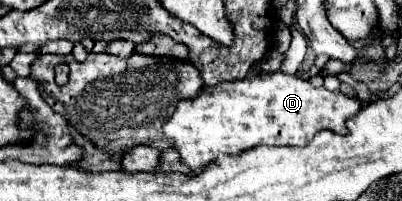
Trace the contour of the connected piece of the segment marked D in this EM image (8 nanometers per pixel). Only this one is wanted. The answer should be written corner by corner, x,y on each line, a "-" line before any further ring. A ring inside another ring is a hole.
270,72
254,78
244,78
236,82
222,82
216,86
204,86
200,94
192,100
182,100
174,110
172,118
164,124
164,134
174,140
174,148
180,152
182,162
194,172
206,170
220,156
238,156
244,150
256,146
304,146
308,144
320,130
332,130
338,134
346,132
346,120
360,110
360,100
346,96
342,92
330,92
324,86
314,88
310,82
288,76
280,72

